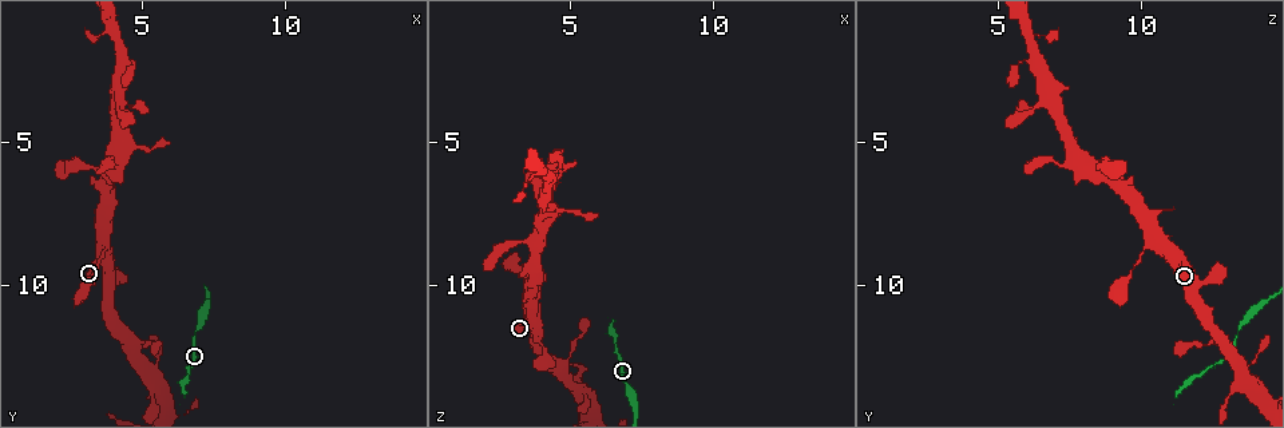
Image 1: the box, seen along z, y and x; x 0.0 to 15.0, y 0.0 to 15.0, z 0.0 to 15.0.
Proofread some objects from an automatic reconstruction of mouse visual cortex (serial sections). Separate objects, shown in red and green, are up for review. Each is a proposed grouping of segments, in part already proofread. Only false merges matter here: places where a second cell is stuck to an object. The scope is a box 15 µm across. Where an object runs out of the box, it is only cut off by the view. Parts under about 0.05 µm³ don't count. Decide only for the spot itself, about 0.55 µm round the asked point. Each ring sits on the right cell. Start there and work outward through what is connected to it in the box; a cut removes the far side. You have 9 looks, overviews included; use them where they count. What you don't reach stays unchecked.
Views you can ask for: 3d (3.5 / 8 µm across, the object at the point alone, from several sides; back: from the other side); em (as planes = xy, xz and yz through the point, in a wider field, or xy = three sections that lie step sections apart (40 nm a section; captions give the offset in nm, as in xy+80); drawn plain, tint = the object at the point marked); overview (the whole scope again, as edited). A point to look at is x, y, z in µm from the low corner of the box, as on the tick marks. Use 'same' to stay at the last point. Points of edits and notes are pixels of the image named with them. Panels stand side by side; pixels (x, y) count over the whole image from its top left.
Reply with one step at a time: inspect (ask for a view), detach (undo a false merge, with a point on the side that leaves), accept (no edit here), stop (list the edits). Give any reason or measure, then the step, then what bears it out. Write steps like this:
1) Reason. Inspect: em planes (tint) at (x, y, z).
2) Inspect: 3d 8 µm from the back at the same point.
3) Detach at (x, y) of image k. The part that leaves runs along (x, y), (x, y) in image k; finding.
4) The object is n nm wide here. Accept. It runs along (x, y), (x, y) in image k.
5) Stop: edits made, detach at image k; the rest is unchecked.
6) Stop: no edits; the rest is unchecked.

Calibre changes. Inspect: 3d 3.5 µm at (7.3, 10.6, 14.4).

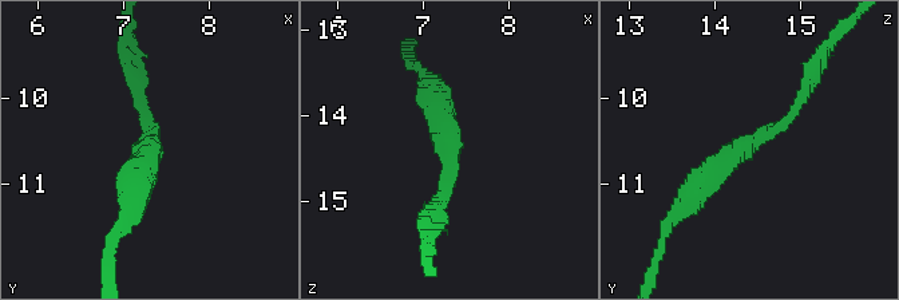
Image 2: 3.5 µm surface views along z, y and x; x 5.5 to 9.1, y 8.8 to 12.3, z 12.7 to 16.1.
The arms are 150, 350 nm wide; shape alone is not enough. Inspect: em planes (tint) at (7.30, 10.60, 14.35).

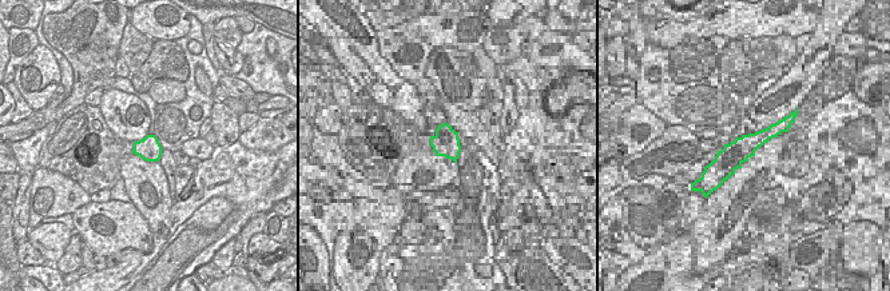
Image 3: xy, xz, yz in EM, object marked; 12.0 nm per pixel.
Accept. It runs along (682, 205), (784, 123), (799, 90) in image 2; one cell here.

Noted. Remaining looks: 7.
A narrow waist. Inspect: 3d 8 µm from the back at (4.0, 9.9, 12.1).

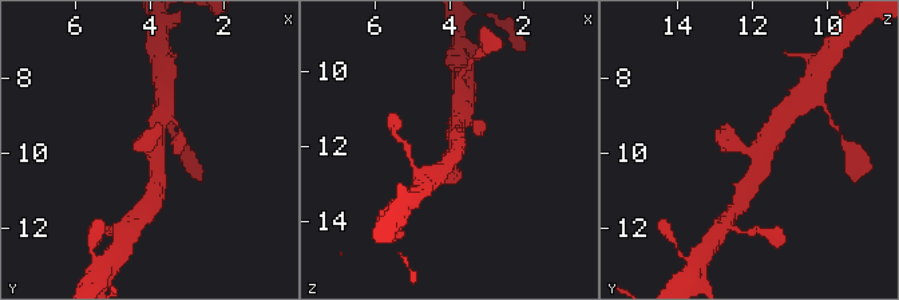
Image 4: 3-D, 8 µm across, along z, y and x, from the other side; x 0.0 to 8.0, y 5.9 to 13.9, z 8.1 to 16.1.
Zoom in. Inspect: 3d 3.5 µm at (4.1, 10.0, 12.1).

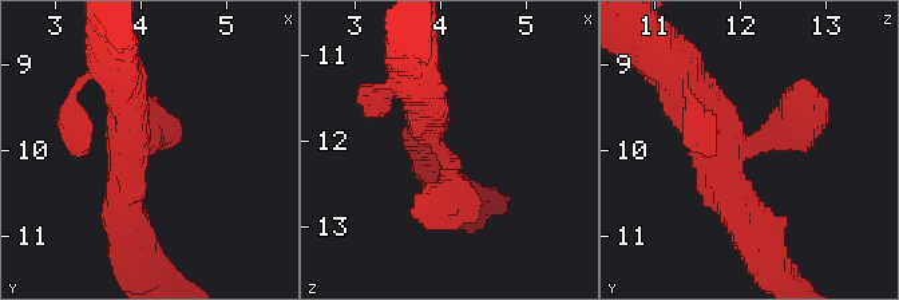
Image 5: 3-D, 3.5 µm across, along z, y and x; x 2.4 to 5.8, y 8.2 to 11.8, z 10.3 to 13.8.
3 arms meet here; the arms are 450, 450, 500 nm wide; now the EM. Inspect: em xy step 2 (tint) at (4.00, 9.95, 12.10).

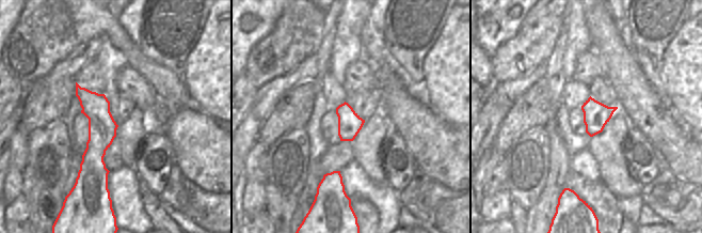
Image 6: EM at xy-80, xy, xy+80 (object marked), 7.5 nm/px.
Accept. It runs along (697, 105), (717, 150), (787, 130), (803, 97) in image 5; all the same cell.

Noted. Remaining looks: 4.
Four-way junction. Inspect: 3d 3.5 µm at (5.3, 13.3, 13.6).

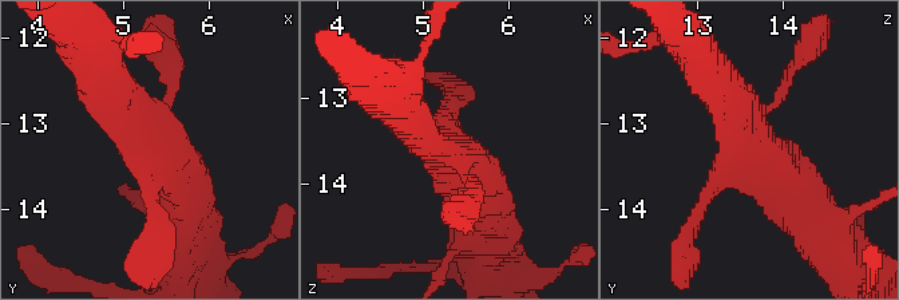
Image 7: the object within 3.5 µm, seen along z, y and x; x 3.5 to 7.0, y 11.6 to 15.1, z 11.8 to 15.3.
4 arms meet here; the arms are 150, 150, 500, 600 nm wide; shape alone is not enough. Inspect: em xy step 2 (tint) at (5.35, 13.25, 13.65).

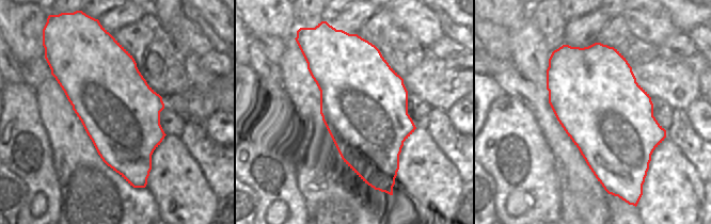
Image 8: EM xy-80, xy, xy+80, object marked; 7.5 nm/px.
Accept. It runs along (713, 77), (806, 209) in image 7; continuous, no second cell.

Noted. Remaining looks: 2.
Branch point. Inspect: 3d 3.5 µm at (3.6, 8.4, 10.6).

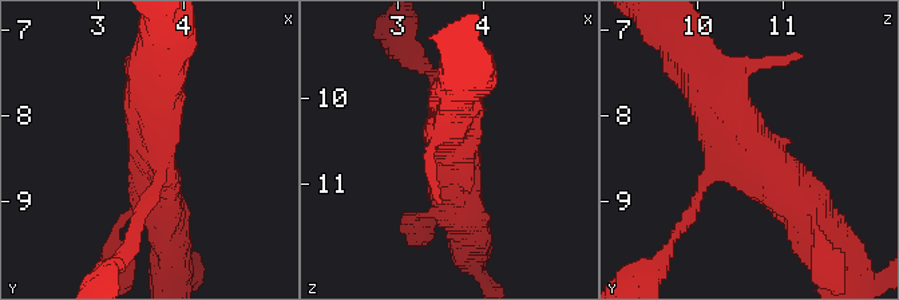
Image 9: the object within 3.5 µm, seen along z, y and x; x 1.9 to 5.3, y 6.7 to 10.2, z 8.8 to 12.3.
Need the tissue. Inspect: em xy step 5 (tint) at (3.65, 8.35, 10.65).

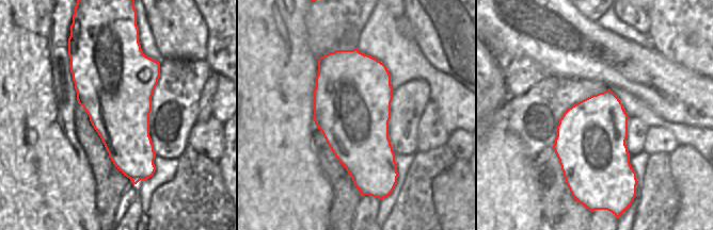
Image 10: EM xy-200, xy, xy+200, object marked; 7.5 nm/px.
The object is 600 nm wide here. Accept. It runs along (808, 209), (709, 94), (703, 70) in image 9; all the same cell.

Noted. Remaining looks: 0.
Stop: no edits; the rest is unchecked.

